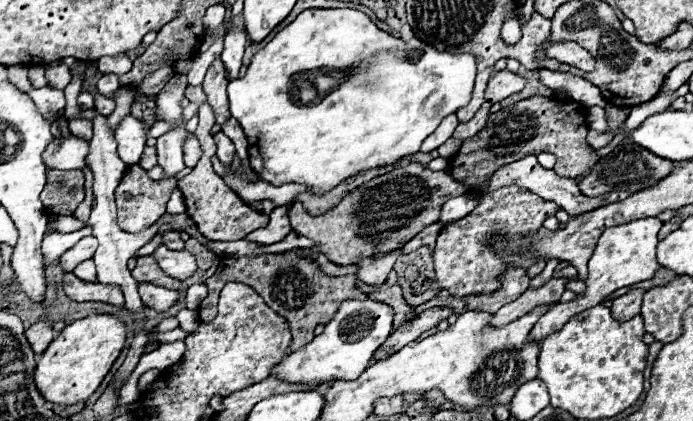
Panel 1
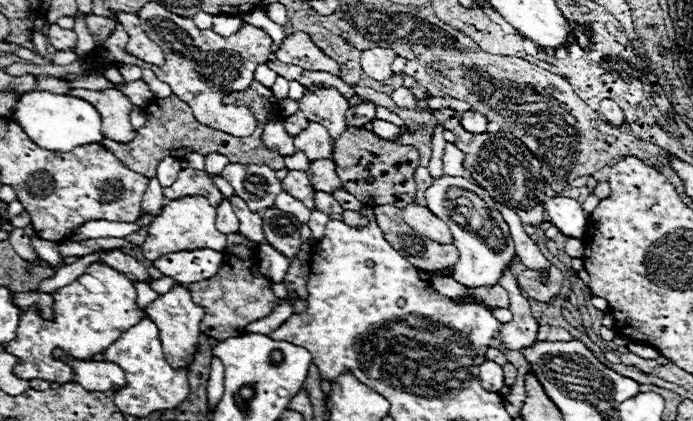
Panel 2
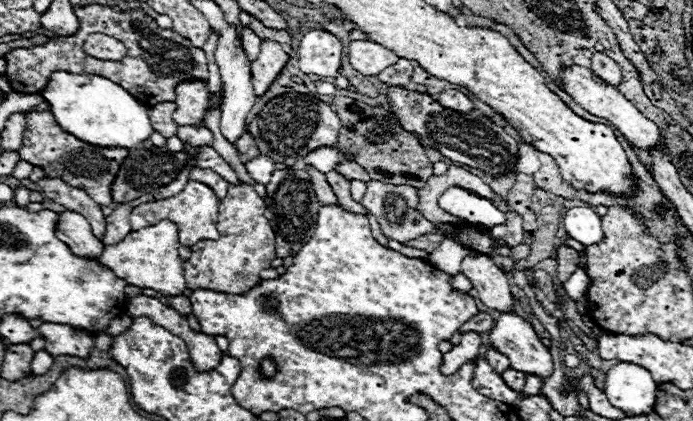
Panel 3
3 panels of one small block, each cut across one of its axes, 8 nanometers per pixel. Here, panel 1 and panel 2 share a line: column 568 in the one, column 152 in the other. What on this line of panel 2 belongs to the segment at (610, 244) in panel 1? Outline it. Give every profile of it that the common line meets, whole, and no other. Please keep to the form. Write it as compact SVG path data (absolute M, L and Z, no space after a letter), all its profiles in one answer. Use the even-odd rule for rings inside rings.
M176 284L176 286L172 286L170 292L160 294L154 302L150 302L144 312L148 316L152 316L152 320L156 320L156 326L160 328L160 336L162 336L160 340L162 340L166 360L170 364L176 364L176 368L190 364L194 360L196 340L200 336L200 320L204 316L204 308L200 308L198 304L192 302L190 292L182 284Z

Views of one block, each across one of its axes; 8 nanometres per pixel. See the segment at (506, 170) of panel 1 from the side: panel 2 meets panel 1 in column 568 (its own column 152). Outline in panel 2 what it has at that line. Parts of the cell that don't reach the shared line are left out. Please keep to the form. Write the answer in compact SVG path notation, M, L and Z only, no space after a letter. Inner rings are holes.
M156 178L150 180L144 196L142 196L142 212L144 214L158 214L164 206L164 196L162 196L162 186Z

